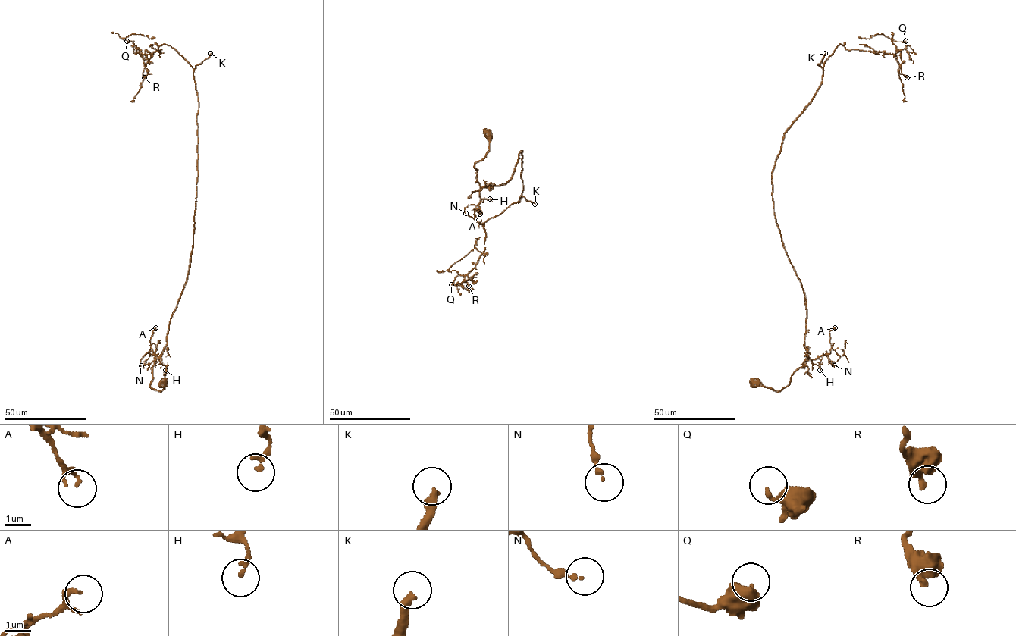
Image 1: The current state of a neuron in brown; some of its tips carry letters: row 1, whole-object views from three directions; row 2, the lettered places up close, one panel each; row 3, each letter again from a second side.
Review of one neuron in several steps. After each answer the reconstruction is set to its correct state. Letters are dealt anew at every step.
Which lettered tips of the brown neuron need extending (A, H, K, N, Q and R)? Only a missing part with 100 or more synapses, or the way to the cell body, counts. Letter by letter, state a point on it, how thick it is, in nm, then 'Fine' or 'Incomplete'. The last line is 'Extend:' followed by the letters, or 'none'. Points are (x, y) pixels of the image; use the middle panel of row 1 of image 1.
A: Place: (480, 214). Thickness 170 nm. Fine
H: Place: (490, 198). Thickness 160 nm. Fine
K: Place: (534, 204). Thickness 320 nm. Incomplete
N: Place: (465, 213). Thickness 150 nm. Fine
Q: Place: (451, 284). Thickness 190 nm. Fine
R: Place: (468, 286). Thickness 280 nm. Fine
Extend: K

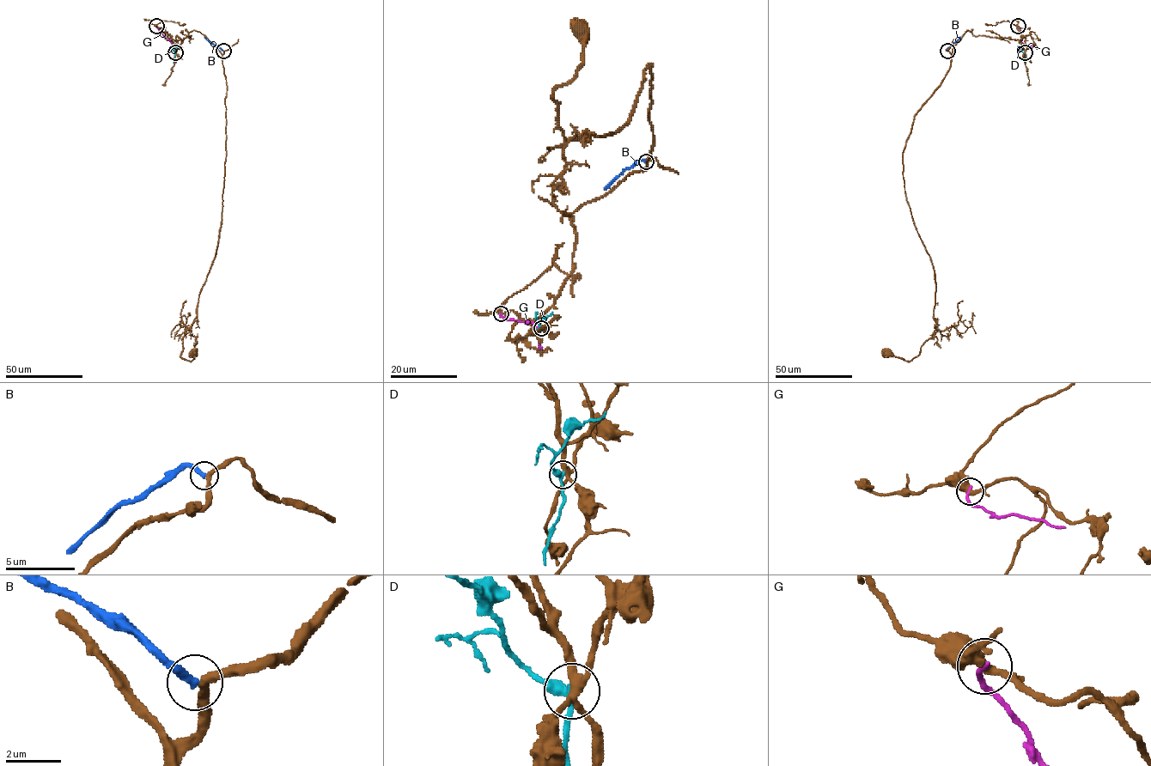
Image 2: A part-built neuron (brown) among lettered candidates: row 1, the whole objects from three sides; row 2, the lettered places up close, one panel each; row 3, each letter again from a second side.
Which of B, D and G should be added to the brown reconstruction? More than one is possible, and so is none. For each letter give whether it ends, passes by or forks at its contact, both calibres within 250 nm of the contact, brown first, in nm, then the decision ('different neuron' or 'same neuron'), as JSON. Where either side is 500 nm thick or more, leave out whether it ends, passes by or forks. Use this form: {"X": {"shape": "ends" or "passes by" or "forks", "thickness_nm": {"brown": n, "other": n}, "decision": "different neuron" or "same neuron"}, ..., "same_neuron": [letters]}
{"B": {"shape": "ends", "thickness_nm": {"brown": 280, "other": 320}, "decision": "different neuron"}, "D": {"shape": "passes by", "thickness_nm": {"brown": 280, "other": 320}, "decision": "different neuron"}, "G": {"shape": "ends", "thickness_nm": {"brown": 320, "other": 240}, "decision": "different neuron"}, "same_neuron": []}

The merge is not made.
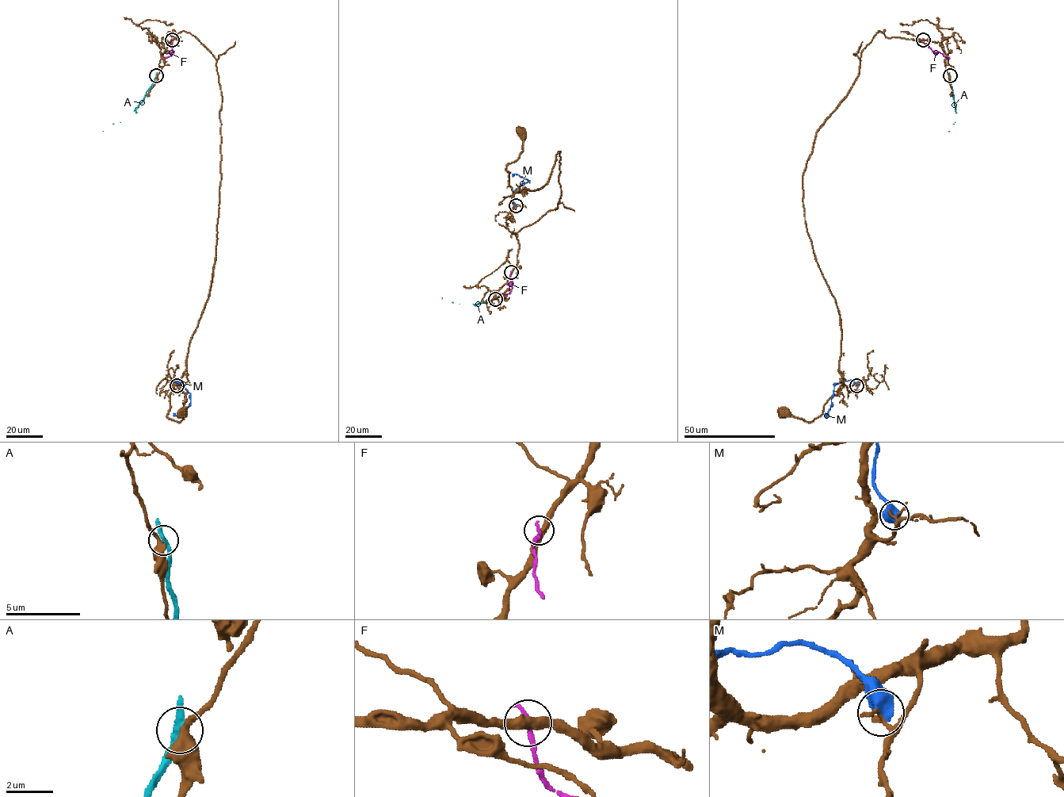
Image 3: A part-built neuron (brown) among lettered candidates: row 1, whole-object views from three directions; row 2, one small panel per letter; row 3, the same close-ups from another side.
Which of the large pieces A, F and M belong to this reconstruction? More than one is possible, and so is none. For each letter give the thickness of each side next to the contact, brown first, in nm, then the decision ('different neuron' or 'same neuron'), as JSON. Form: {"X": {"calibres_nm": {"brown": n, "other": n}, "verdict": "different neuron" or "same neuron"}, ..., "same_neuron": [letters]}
{"A": {"calibres_nm": {"brown": 440, "other": 280}, "verdict": "different neuron"}, "F": {"calibres_nm": {"brown": 400, "other": 240}, "verdict": "different neuron"}, "M": {"calibres_nm": {"brown": 200, "other": 700}, "verdict": "different neuron"}, "same_neuron": []}

